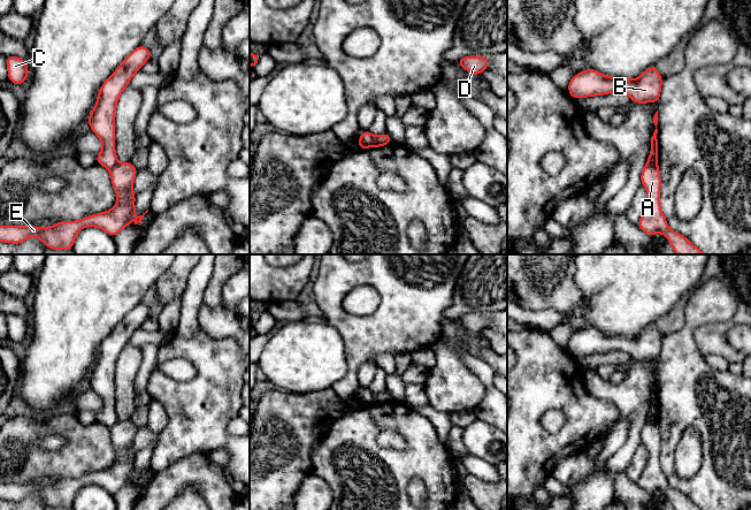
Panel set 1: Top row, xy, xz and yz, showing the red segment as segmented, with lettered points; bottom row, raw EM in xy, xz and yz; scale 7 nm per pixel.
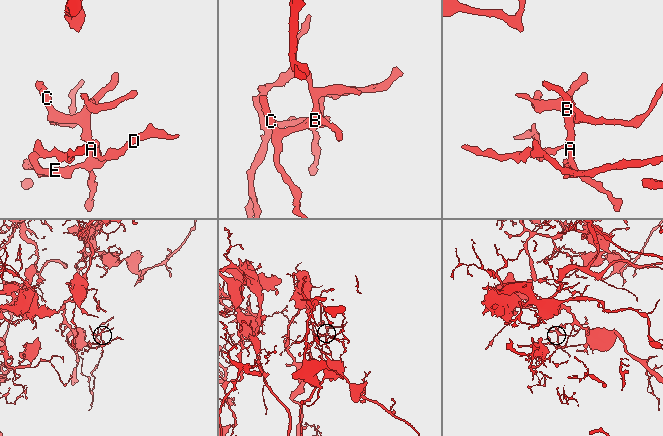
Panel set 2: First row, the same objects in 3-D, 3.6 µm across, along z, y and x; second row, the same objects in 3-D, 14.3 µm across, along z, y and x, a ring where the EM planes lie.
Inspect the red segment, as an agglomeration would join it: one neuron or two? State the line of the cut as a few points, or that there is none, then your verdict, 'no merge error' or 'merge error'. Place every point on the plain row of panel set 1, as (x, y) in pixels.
xz (374, 394), (370, 403) | merge error

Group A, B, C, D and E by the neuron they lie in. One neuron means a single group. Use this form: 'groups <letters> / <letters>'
groups A D E / B C

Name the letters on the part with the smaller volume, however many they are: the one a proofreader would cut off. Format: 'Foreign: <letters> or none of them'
Foreign: B, C

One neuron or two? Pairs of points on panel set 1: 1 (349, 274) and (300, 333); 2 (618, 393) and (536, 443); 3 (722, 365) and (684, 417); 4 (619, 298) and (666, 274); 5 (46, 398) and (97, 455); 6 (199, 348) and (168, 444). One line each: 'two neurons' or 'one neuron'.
1: two neurons
2: two neurons
3: two neurons
4: one neuron
5: two neurons
6: one neuron

